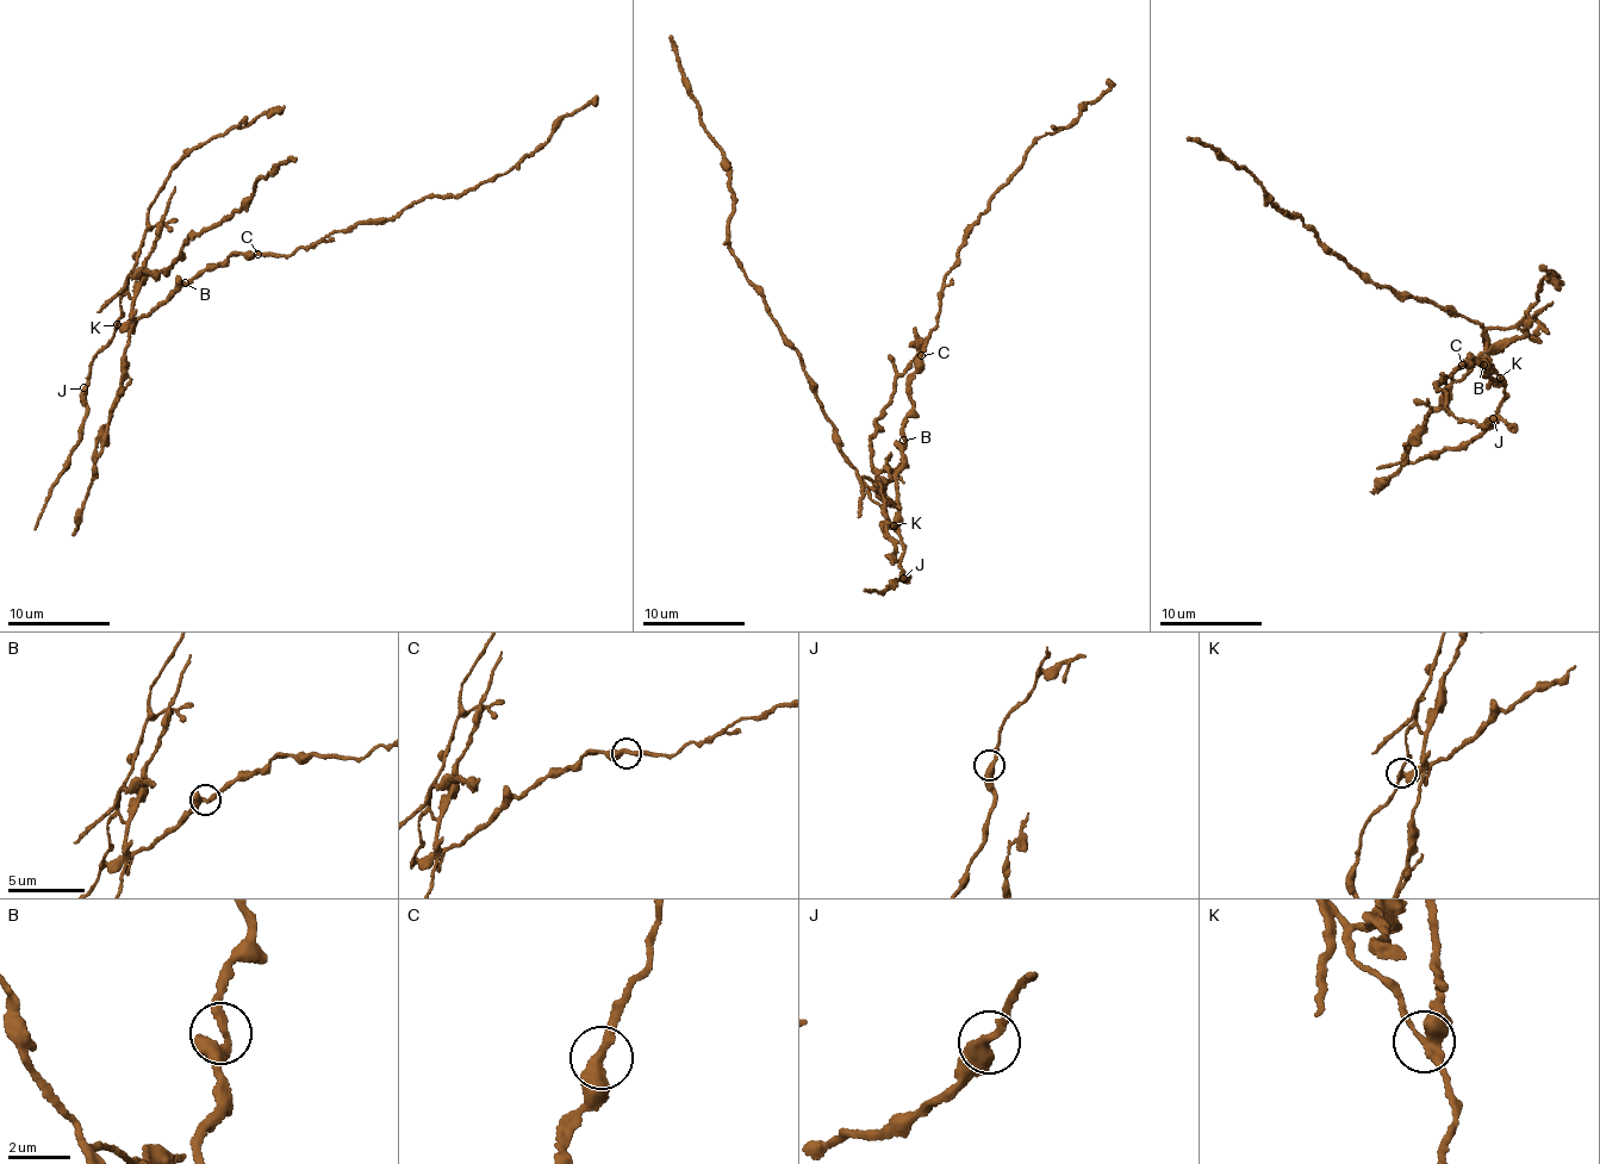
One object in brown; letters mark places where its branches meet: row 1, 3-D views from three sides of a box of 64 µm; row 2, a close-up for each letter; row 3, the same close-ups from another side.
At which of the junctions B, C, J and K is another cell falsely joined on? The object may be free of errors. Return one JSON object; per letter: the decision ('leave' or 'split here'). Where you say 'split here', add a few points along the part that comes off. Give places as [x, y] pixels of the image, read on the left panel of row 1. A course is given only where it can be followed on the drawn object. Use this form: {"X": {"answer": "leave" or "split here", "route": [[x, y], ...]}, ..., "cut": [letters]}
{"B": {"answer": "leave"}, "C": {"answer": "leave"}, "J": {"answer": "leave"}, "K": {"answer": "split here", "route": [[117, 324], [129, 278], [166, 273], [187, 240], [240, 207], [256, 180], [297, 159]]}, "cut": ["K"]}

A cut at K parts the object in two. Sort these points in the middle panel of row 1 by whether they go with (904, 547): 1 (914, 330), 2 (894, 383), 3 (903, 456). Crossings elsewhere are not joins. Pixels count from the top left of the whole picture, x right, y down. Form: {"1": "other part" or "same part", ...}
{"1": "other part", "2": "other part", "3": "same part"}

